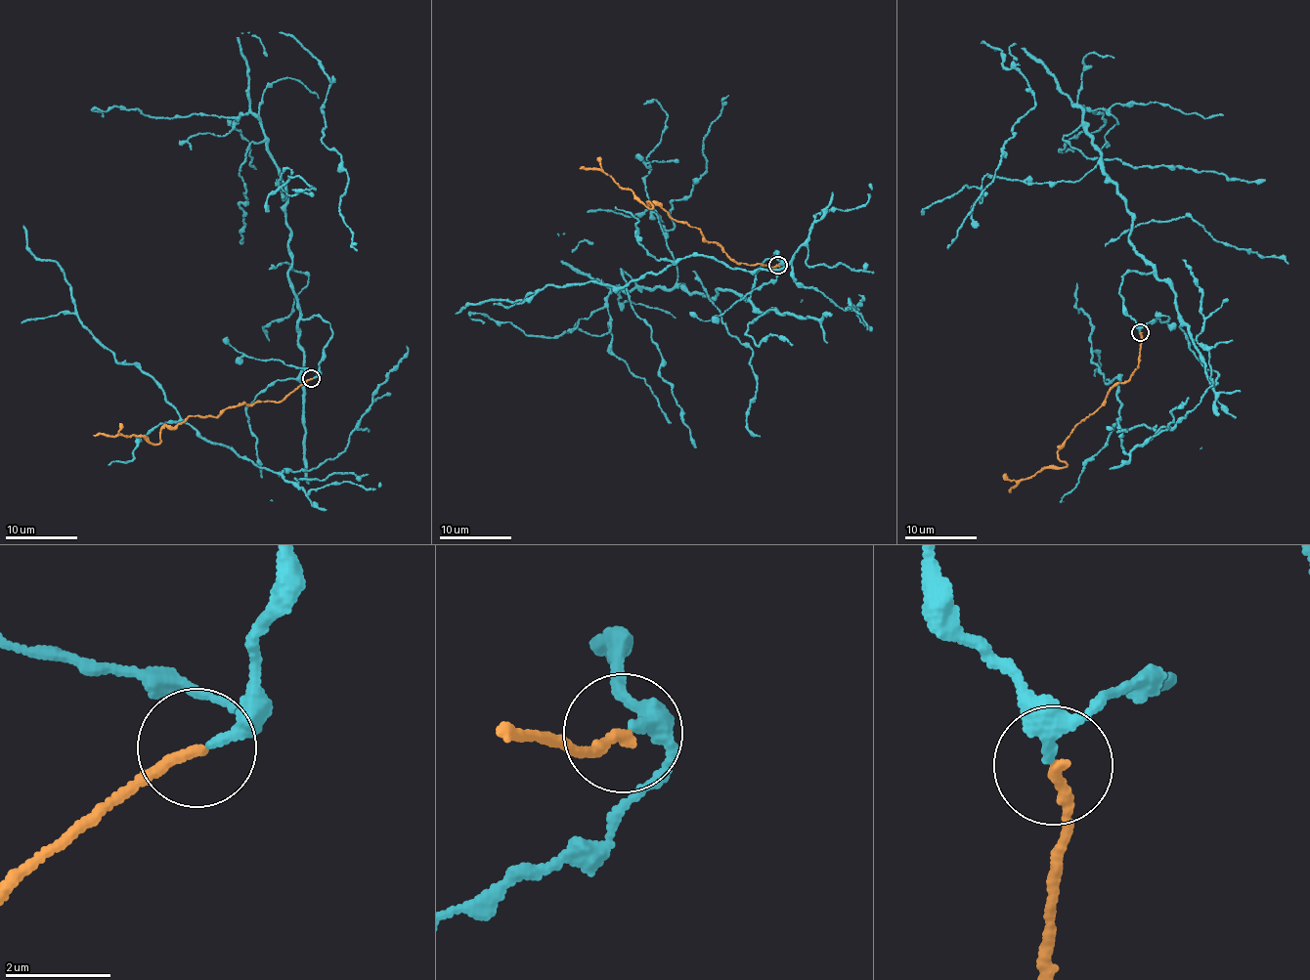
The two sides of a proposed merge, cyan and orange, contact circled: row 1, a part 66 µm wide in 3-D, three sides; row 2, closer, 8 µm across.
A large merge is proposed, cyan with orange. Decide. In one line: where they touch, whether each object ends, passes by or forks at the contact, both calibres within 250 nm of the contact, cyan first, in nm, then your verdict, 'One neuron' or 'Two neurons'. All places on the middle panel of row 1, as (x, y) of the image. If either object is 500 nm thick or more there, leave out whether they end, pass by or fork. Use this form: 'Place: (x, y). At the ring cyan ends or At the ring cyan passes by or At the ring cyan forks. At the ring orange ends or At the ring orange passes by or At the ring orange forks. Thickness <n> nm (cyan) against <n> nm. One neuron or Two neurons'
Place: (778, 265). At the ring cyan passes by. At the ring orange ends. Thickness 170 nm (cyan) against 200 nm. One neuron

